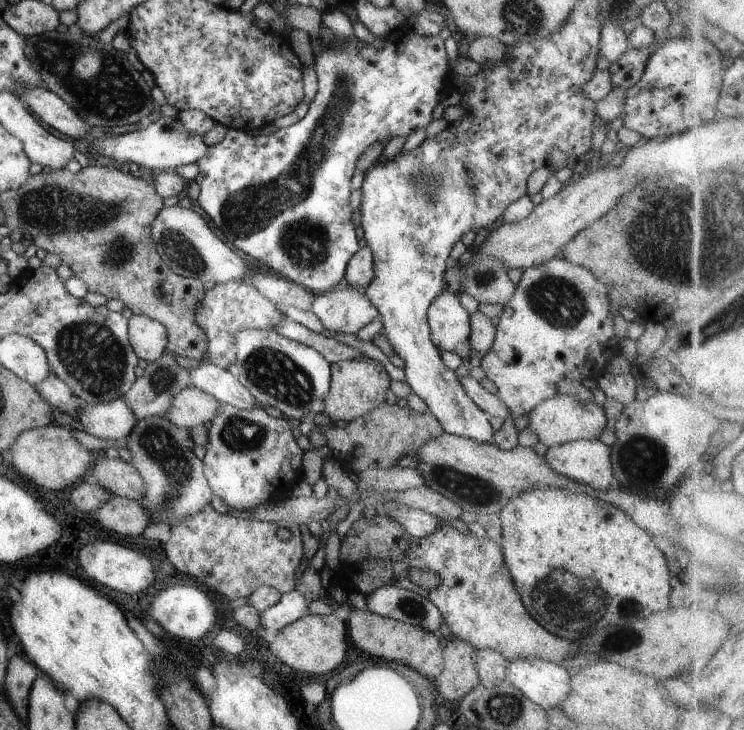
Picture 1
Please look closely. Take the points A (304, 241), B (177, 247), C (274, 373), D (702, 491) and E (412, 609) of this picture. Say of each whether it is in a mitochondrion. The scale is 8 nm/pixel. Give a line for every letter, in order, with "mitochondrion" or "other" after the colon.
A: mitochondrion
B: mitochondrion
C: mitochondrion
D: other
E: mitochondrion

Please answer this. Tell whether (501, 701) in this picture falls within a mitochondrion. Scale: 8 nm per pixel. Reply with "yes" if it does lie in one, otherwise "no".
yes

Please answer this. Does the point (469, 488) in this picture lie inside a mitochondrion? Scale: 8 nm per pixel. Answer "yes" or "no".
yes

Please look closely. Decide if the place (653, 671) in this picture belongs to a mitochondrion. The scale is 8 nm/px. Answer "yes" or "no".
no

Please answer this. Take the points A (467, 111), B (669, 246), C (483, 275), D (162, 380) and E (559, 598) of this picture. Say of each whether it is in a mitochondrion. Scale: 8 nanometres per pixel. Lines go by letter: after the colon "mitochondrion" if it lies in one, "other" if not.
A: other
B: mitochondrion
C: mitochondrion
D: mitochondrion
E: mitochondrion

